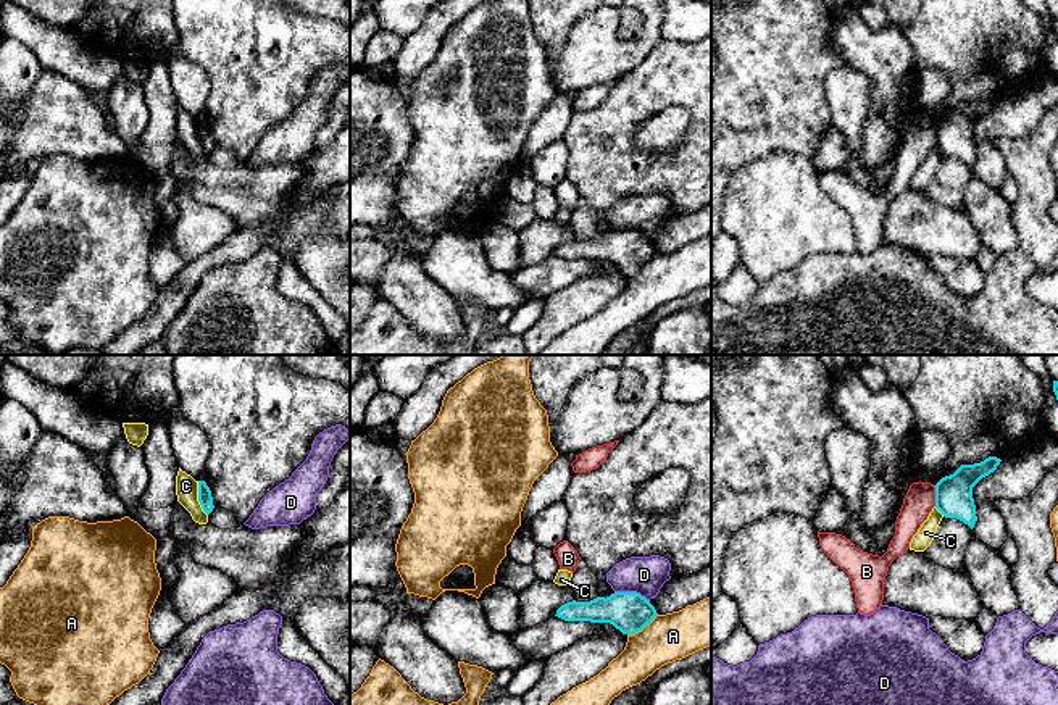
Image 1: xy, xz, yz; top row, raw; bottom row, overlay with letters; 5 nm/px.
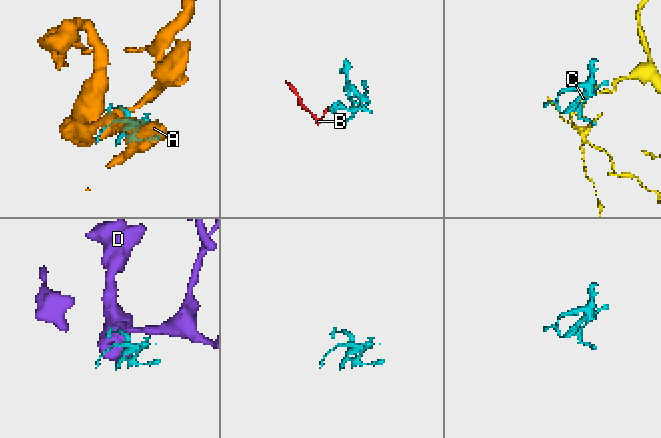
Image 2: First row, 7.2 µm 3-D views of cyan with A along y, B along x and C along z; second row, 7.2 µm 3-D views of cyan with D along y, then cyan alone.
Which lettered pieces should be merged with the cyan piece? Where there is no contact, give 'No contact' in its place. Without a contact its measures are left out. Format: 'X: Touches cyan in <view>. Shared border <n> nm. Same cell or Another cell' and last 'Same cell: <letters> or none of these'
A: Touches cyan in xz. Shared border 190 nm. Another cell
B: Touches cyan in yz. Shared border 110 nm. Another cell
C: Touches cyan in xy. Shared border 180 nm. Another cell
D: Touches cyan in xz. Shared border 180 nm. Another cell
Same cell: none of these

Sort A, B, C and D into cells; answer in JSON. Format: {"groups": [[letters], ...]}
{"groups": [["A"], ["B"], ["C"], ["D"]]}

